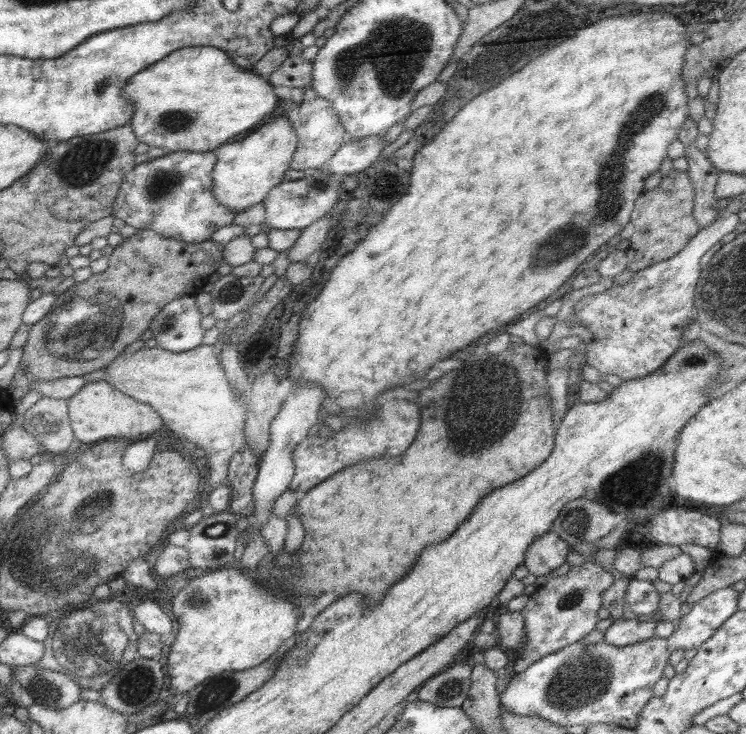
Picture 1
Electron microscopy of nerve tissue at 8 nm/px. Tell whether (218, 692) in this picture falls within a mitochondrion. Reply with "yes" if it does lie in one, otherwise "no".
yes

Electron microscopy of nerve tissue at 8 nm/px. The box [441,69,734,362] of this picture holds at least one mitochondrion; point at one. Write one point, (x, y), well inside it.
(611, 199)

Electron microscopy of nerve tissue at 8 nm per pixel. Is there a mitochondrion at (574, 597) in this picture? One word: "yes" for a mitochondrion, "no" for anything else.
yes

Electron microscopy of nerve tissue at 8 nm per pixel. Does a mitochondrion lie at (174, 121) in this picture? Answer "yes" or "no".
yes

